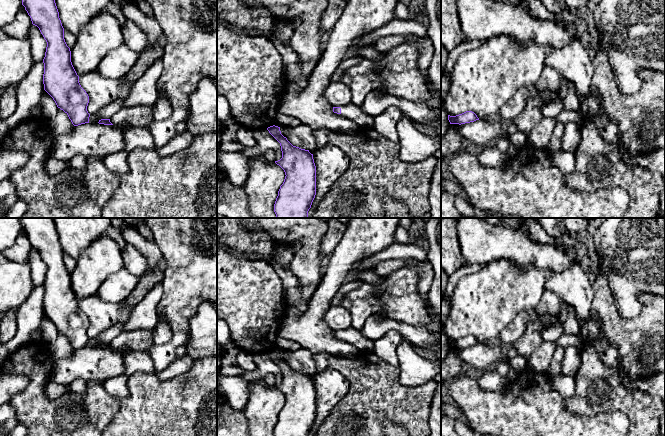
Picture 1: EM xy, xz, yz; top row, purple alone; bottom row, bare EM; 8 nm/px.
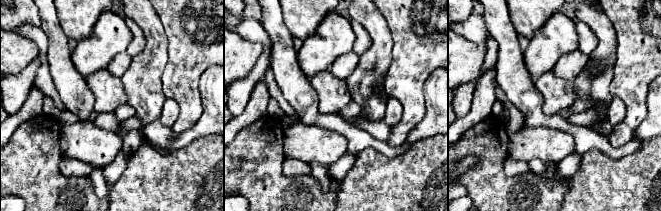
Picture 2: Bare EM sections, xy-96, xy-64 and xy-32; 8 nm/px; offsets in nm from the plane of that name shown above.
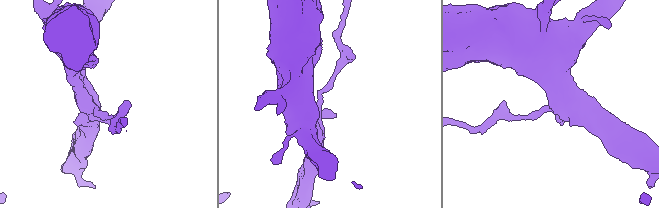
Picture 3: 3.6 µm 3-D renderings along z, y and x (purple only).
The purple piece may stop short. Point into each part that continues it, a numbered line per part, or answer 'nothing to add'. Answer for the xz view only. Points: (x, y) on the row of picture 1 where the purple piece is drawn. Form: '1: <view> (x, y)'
1: xz (353, 112)

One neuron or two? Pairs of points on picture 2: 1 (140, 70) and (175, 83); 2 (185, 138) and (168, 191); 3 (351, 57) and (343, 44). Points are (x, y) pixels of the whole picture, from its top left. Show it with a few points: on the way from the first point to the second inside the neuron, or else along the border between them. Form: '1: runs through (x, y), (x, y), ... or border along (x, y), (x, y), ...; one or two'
1: border along (161, 78), (163, 93), (167, 98); two
2: border along (202, 135), (171, 152); two
3: border along (351, 50), (340, 54), (330, 67); two

